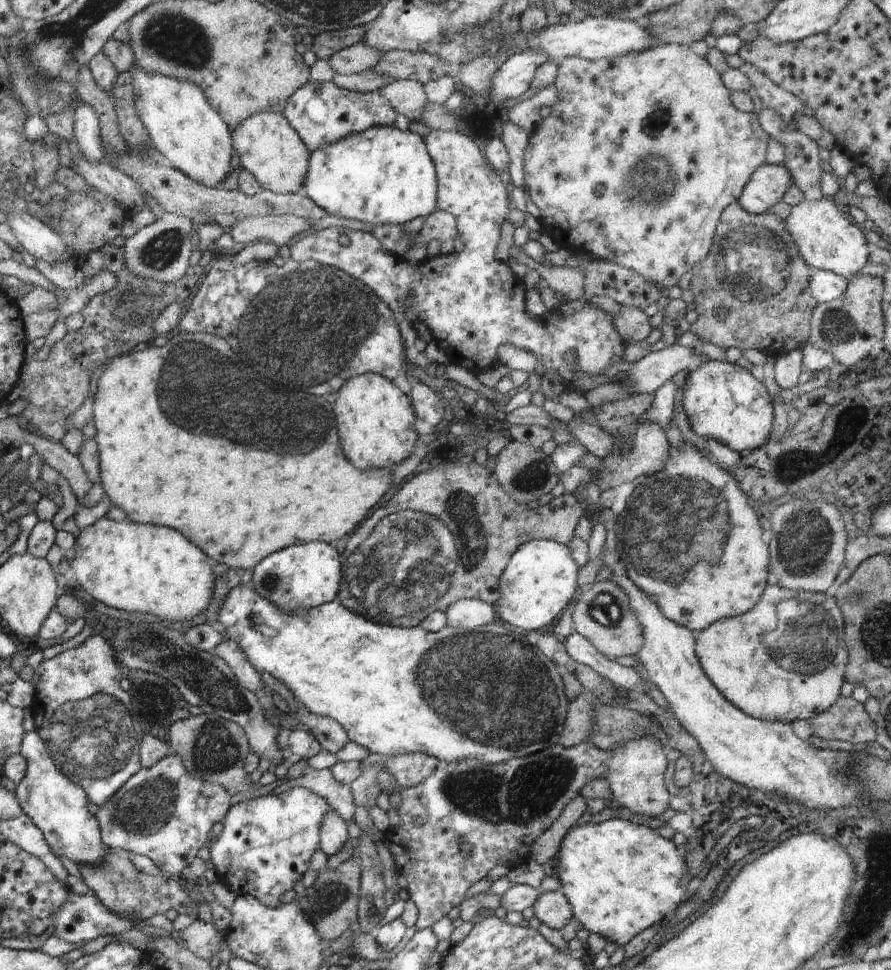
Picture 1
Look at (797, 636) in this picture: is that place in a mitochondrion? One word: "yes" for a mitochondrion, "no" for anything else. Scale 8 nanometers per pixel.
yes

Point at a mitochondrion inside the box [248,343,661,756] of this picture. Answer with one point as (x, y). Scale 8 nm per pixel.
(403, 564)

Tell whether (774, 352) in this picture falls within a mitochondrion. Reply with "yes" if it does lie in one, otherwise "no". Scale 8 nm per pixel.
no

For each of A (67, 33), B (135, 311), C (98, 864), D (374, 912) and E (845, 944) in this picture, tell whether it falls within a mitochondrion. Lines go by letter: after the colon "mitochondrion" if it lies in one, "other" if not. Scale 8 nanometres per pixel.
A: mitochondrion
B: mitochondrion
C: other
D: other
E: mitochondrion

